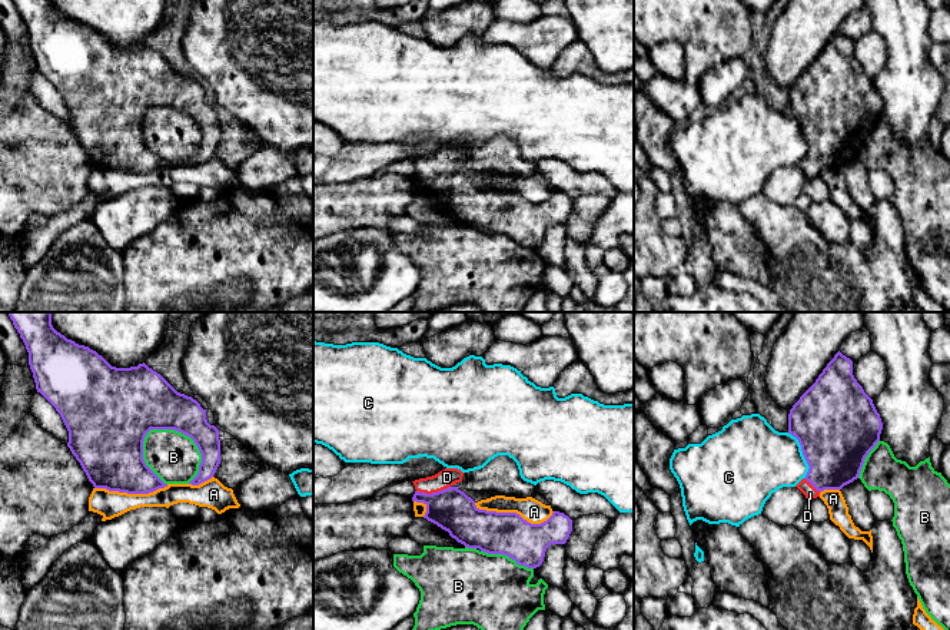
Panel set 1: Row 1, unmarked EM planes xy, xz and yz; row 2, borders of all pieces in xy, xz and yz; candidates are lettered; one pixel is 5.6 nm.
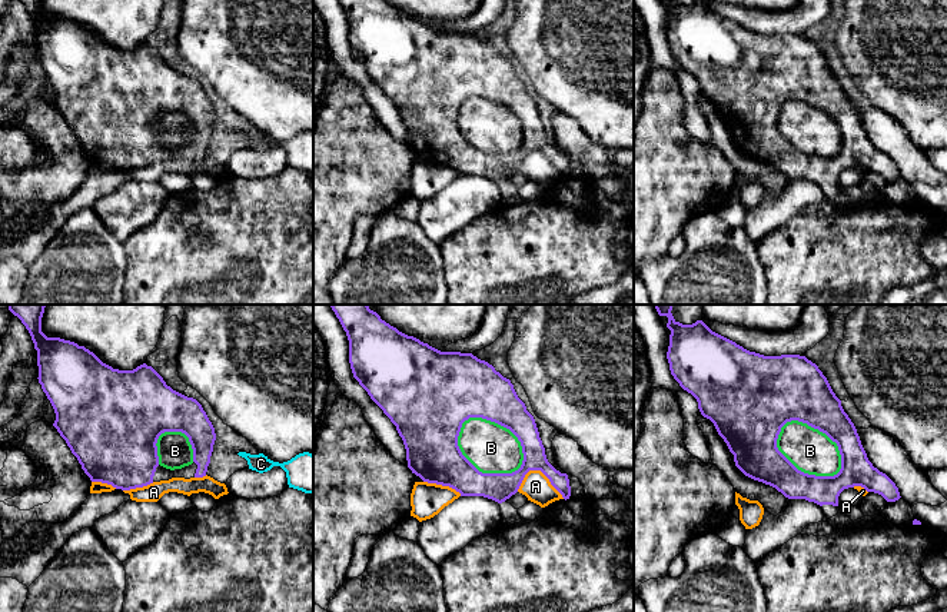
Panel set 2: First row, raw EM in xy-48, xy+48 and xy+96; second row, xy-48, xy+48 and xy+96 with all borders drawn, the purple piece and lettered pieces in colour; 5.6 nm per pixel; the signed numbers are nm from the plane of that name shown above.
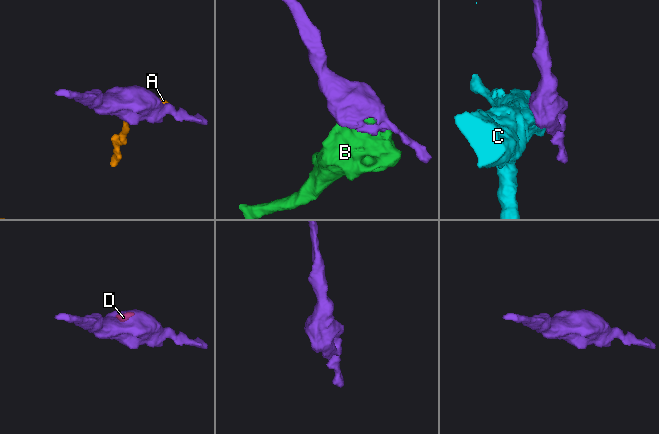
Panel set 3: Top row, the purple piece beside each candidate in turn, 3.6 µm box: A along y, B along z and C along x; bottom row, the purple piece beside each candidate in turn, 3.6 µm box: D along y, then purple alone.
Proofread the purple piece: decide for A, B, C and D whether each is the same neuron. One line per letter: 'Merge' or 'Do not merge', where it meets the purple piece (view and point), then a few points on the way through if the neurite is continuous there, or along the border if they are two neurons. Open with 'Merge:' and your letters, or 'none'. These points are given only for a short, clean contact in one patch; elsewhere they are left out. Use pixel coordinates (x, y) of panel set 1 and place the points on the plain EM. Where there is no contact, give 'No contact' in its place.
Merge: D
A: Do not merge. Touches purple at xz (514, 192)
B: Do not merge. Touches purple at xy (193, 119)
C: Do not merge. Touches purple at yz (803, 133)
D: Merge. Touches purple at xz (432, 172). Path across: xz (452, 189), (432, 172), (447, 156)

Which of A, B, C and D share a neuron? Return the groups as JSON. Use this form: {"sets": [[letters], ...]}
{"sets": [["A"], ["B"], ["C"], ["D"]]}

